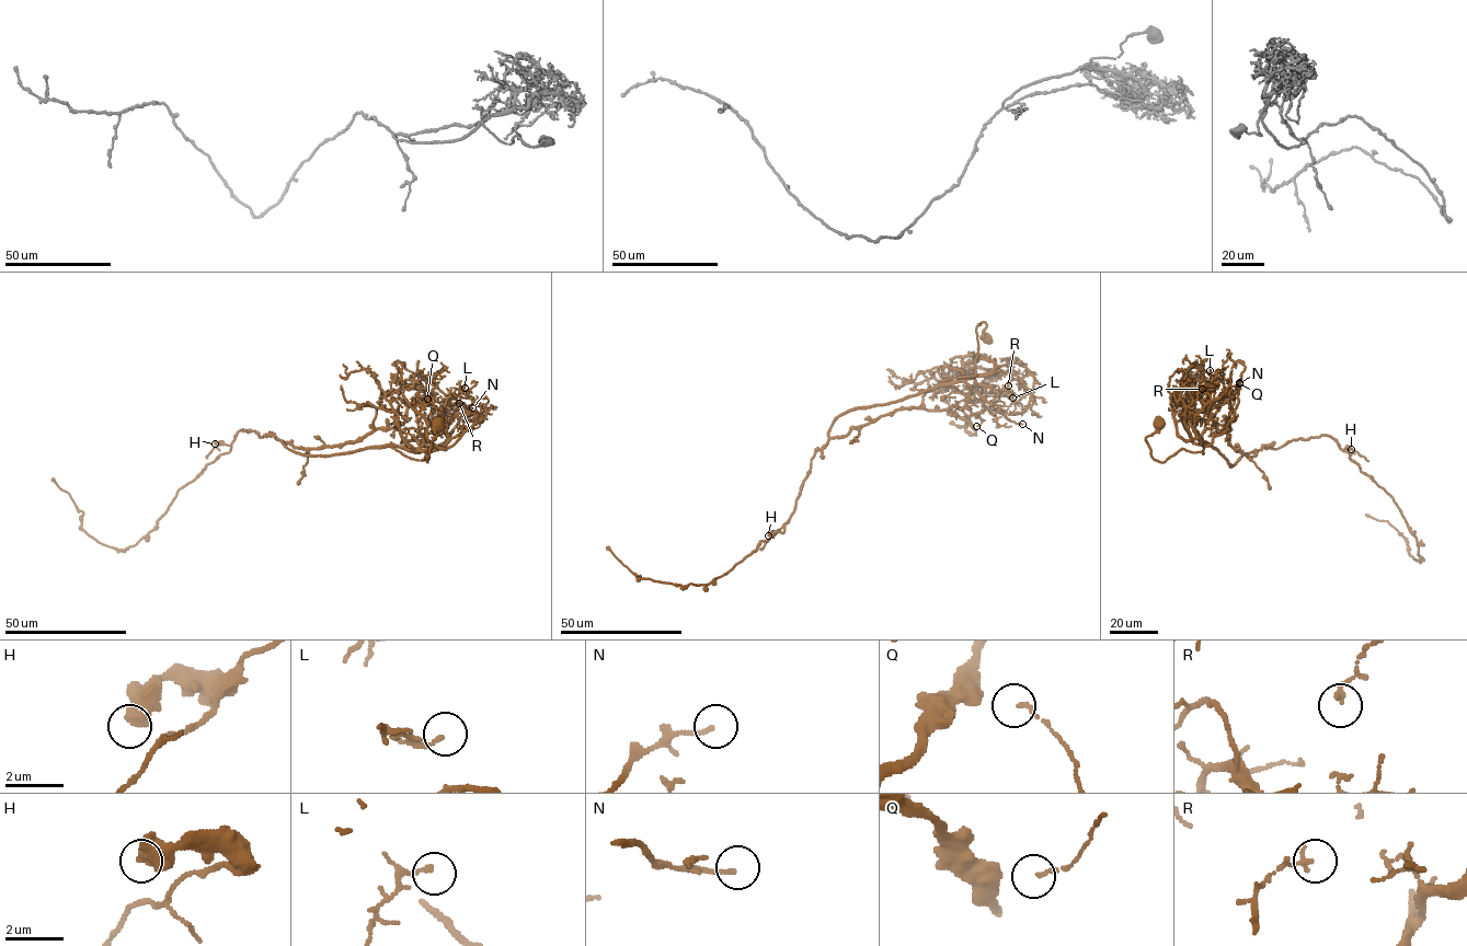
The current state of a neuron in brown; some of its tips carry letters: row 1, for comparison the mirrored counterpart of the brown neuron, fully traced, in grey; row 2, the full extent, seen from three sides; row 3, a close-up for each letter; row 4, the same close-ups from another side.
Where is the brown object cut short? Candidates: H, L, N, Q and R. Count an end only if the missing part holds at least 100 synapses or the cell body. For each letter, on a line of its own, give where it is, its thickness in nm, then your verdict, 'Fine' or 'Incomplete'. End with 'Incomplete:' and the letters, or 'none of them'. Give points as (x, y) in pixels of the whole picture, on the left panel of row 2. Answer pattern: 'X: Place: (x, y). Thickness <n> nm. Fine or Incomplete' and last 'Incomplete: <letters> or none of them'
H: Place: (215, 443). Thickness 460 nm. Fine
L: Place: (465, 388). Thickness 140 nm. Fine
N: Place: (472, 407). Thickness 130 nm. Fine
Q: Place: (427, 399). Thickness 90 nm. Fine
R: Place: (459, 403). Thickness 180 nm. Fine
Incomplete: none of them

